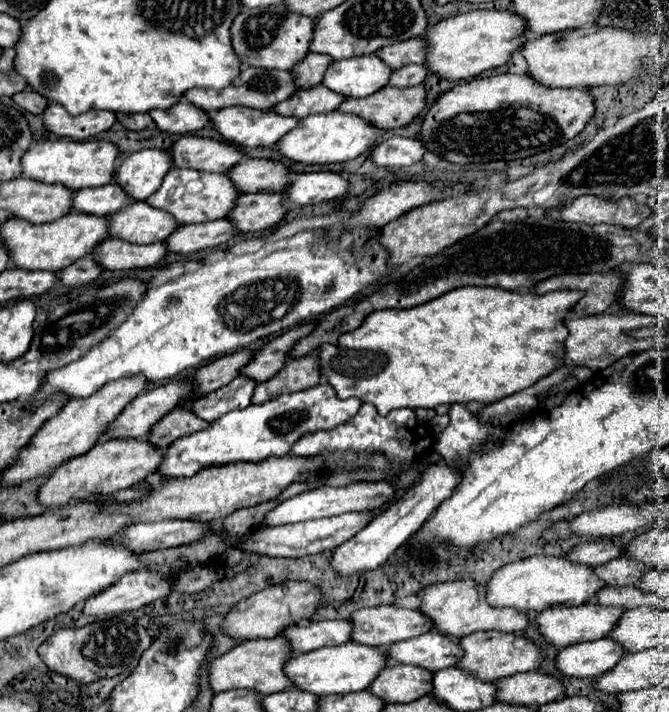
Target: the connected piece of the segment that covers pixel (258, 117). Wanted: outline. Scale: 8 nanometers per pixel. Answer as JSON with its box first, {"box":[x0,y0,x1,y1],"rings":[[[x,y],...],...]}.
{"box":[210,107,298,149],"rings":[[[226,107],[214,113],[210,123],[224,141],[234,143],[236,147],[254,149],[276,145],[280,137],[296,127],[298,119],[250,107]]]}

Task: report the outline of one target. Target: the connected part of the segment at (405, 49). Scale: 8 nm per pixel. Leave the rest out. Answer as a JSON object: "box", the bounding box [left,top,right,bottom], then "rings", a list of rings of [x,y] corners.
{"box":[376,39,424,69],"rings":[[[408,39],[404,43],[394,43],[392,47],[382,47],[376,53],[390,69],[400,69],[410,63],[424,63],[424,41],[418,39]]]}

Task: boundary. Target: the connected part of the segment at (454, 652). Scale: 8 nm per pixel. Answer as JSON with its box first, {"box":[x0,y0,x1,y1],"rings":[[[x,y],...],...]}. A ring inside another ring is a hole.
{"box":[386,631,462,673],"rings":[[[438,631],[406,639],[404,643],[394,643],[386,649],[386,657],[390,663],[416,665],[432,673],[446,667],[454,667],[460,655],[462,653],[458,643],[452,643],[446,635],[440,635]]]}

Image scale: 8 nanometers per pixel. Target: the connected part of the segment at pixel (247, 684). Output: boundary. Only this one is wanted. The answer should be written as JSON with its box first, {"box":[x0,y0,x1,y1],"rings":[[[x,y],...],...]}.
{"box":[208,635,290,695],"rings":[[[278,635],[274,639],[256,639],[256,641],[244,641],[230,649],[224,655],[214,657],[208,665],[208,683],[214,693],[228,691],[228,689],[250,689],[258,691],[258,695],[270,695],[276,691],[284,691],[290,687],[290,681],[282,673],[282,665],[290,657],[288,643]]]}

